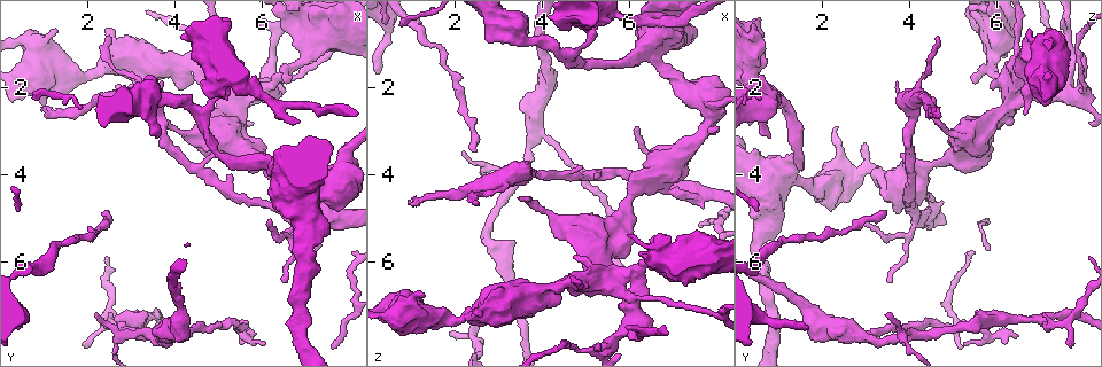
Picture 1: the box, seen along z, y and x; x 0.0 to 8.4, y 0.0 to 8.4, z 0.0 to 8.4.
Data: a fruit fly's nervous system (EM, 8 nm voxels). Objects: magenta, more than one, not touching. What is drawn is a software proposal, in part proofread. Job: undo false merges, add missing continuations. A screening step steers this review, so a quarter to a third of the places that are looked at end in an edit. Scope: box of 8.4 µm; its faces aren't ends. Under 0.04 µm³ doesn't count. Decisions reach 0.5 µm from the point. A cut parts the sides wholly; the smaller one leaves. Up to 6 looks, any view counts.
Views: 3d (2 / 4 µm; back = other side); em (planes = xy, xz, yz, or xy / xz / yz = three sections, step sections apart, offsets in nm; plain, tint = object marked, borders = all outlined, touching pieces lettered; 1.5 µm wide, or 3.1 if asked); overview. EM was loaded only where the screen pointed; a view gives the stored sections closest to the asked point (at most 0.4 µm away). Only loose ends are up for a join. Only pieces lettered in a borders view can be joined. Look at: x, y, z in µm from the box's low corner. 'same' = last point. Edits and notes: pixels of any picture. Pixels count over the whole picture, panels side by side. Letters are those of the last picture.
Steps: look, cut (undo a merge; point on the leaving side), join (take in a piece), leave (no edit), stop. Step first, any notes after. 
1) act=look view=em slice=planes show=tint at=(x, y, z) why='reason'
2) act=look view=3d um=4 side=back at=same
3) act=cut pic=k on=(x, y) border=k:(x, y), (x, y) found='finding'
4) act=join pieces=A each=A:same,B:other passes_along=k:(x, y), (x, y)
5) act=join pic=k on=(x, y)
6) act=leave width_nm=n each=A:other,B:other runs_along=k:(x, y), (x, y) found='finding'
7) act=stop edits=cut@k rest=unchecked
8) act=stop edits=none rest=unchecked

act=look view=3d um=4 at=(5.70, 7.75, 6.50) why='branch stops here'

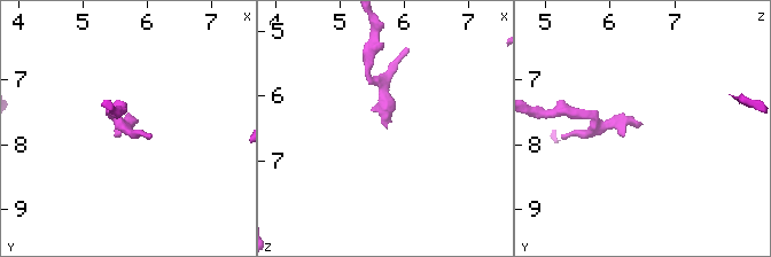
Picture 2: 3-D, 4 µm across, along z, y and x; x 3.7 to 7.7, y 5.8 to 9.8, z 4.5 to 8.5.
act=look view=em slice=planes show=borders at=(5.70, 7.70, 6.55) why='now the EM'

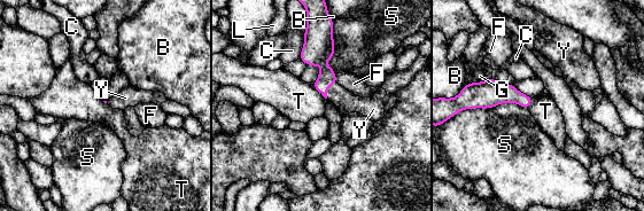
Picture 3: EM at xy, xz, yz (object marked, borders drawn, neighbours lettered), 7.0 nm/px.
act=join pieces=Y longest_contact=S:460nm each=B:other,C:other,F:other,G:other,L:other,S:other,T:other,Y:same passes_along=3:(327, 77), (327, 88), (346, 102) found='the neuron continues'

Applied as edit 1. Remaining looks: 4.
act=look view=3d um=4 at=(5.50, 2.15, 7.95) why='sudden change in width'

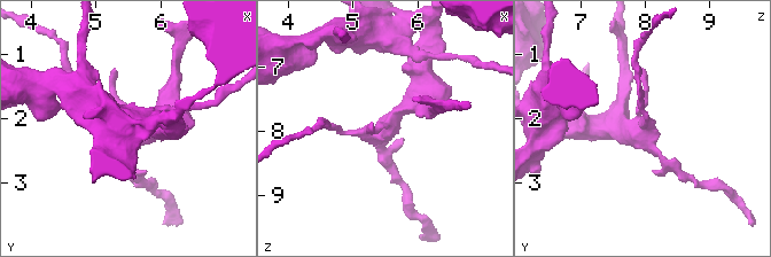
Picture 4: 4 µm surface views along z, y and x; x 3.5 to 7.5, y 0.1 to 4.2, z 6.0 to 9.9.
act=look view=em slice=planes show=tint at=(5.45, 2.15, 8.00) why='now the EM'

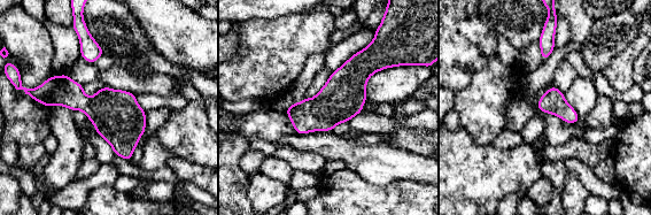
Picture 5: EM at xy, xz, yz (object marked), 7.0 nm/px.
act=look view=em slice=planes show=borders at=same why='see the neighbours'

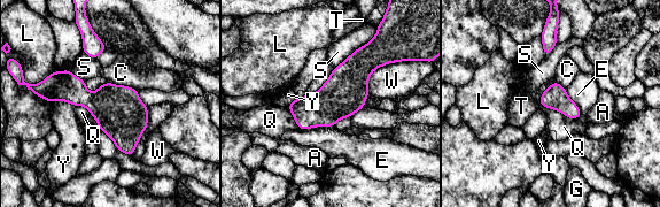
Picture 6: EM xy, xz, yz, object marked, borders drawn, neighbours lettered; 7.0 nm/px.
act=leave width_nm=320 each=A:other,C:other,E:other,G:other,L:other,Q:other,S:other,T:other,W:other,Y:other border=6:(373, 36), (333, 68) found='continuous, no second neuron'

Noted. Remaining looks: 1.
act=look view=em slice=planes show=borders at=(0.95, 2.45, 4.70) why='thin end'

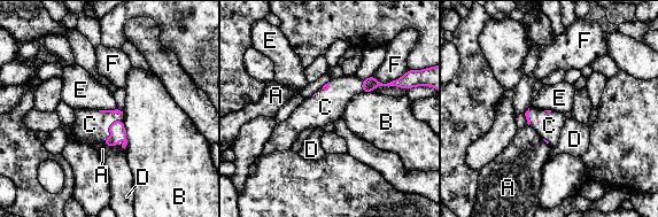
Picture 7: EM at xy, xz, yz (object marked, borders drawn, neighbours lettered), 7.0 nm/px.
act=join pieces=C longest_contact=C:220nm each=A:other,B:other,C:same,D:other,E:other,F:other found='it goes on there'

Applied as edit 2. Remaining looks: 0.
act=stop edits=join@3,join@7 rest=unchecked

